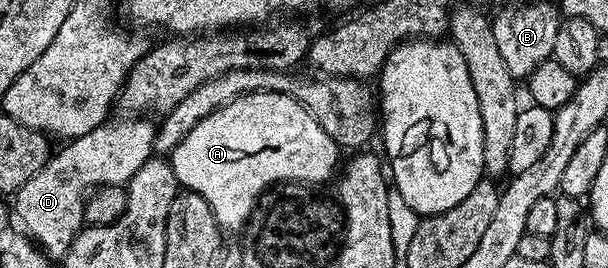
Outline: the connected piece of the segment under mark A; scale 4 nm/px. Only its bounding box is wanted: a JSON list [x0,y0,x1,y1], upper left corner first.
[170,92,342,230]

